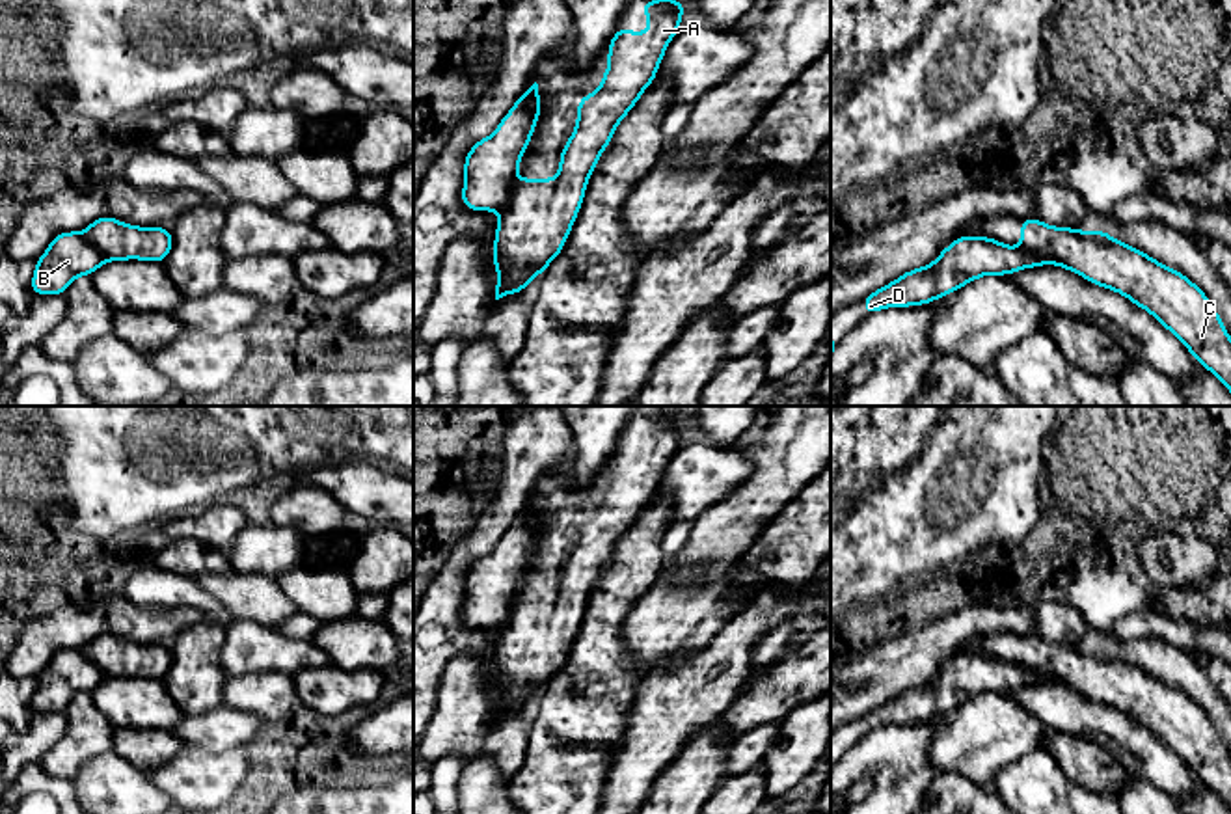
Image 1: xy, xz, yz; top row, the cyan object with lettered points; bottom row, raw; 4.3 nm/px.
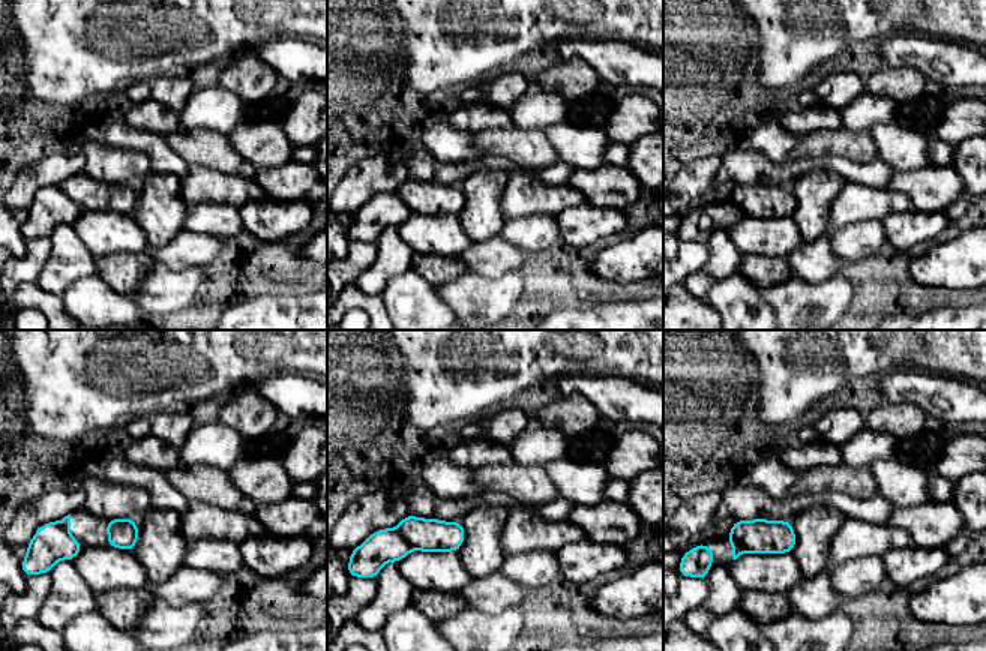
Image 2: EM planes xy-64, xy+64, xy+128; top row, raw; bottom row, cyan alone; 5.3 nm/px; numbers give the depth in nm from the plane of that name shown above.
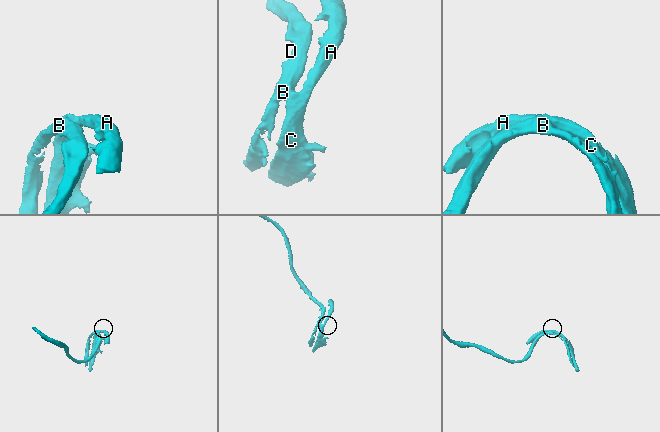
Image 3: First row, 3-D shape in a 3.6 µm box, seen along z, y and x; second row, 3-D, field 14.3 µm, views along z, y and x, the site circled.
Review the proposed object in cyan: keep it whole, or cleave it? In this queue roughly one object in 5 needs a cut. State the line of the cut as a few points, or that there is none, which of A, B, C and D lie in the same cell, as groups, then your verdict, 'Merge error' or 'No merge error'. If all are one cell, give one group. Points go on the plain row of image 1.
Split along xz (516, 595), (511, 602), (509, 617), (498, 628). Groups: A C / B D. Merge error

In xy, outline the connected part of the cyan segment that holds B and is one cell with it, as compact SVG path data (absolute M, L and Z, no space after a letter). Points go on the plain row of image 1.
M65 648L56 652L47 669L35 678L30 699L34 712L65 712L78 693L91 693L106 674L93 665L82 650Z

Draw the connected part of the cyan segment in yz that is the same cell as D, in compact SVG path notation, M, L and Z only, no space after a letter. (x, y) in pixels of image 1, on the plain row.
M957 654L931 682L909 687L870 710L864 715L864 730L868 734L886 725L929 721L981 693L1006 693L1041 682L1050 680L1022 665L987 654Z

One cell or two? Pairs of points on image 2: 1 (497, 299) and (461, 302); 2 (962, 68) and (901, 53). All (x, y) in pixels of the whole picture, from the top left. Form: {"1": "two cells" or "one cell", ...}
{"1": "one cell", "2": "one cell"}

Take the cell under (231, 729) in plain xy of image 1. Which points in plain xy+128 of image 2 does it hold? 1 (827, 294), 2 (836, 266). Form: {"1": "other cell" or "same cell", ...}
{"1": "other cell", "2": "same cell"}

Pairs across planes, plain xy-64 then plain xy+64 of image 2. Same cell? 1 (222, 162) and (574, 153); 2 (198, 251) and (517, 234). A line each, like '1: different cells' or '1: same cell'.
1: different cells
2: different cells

